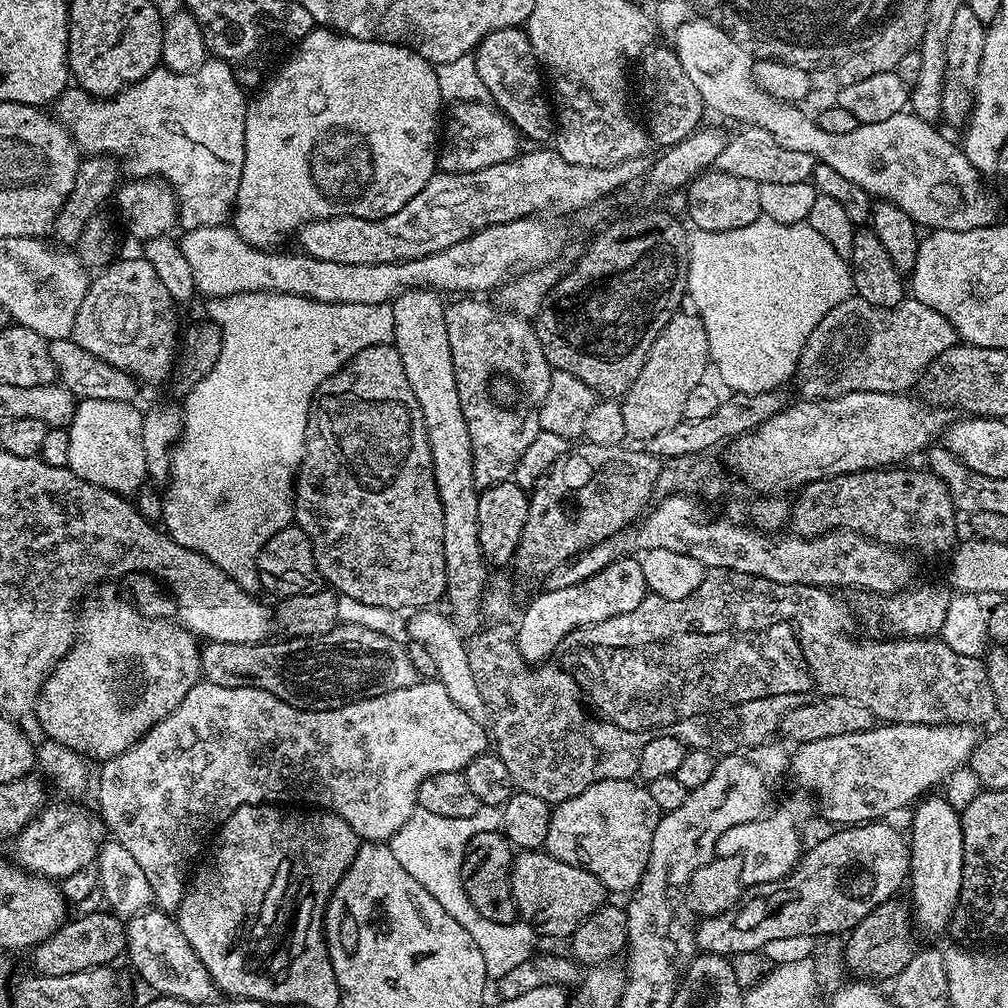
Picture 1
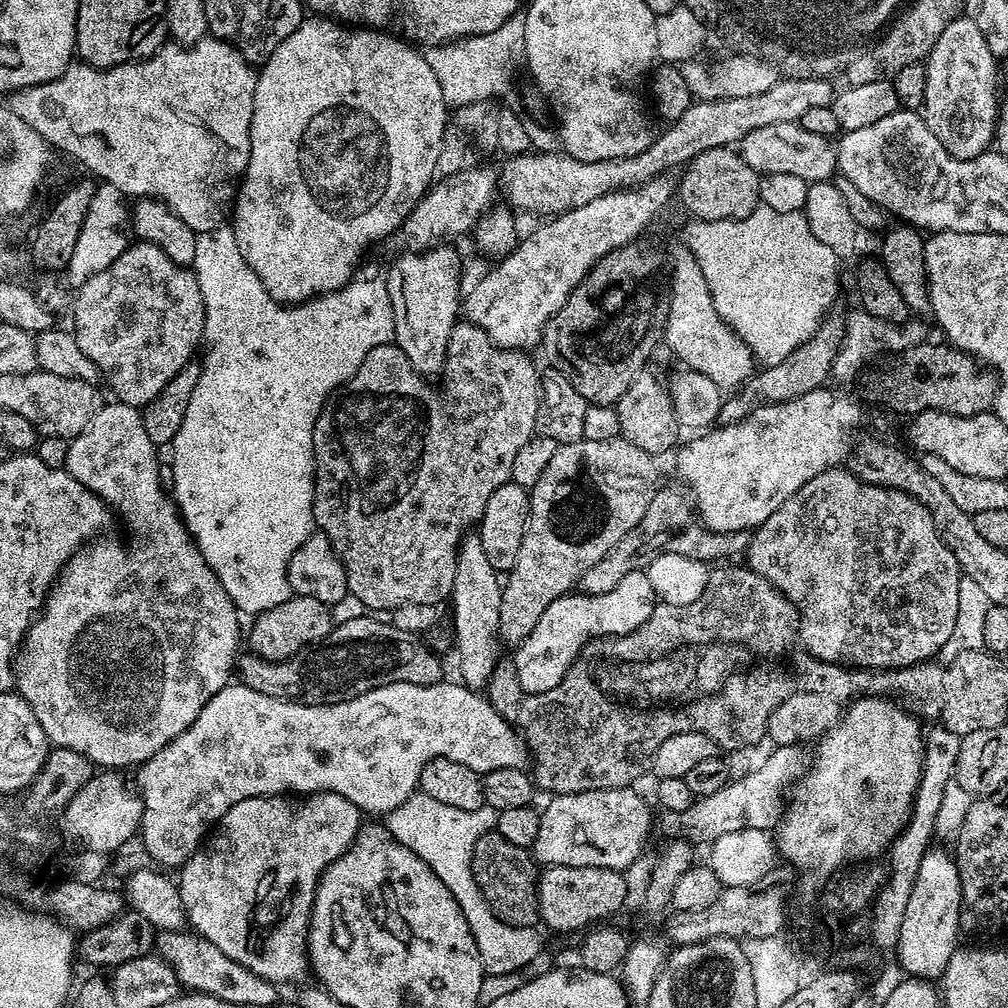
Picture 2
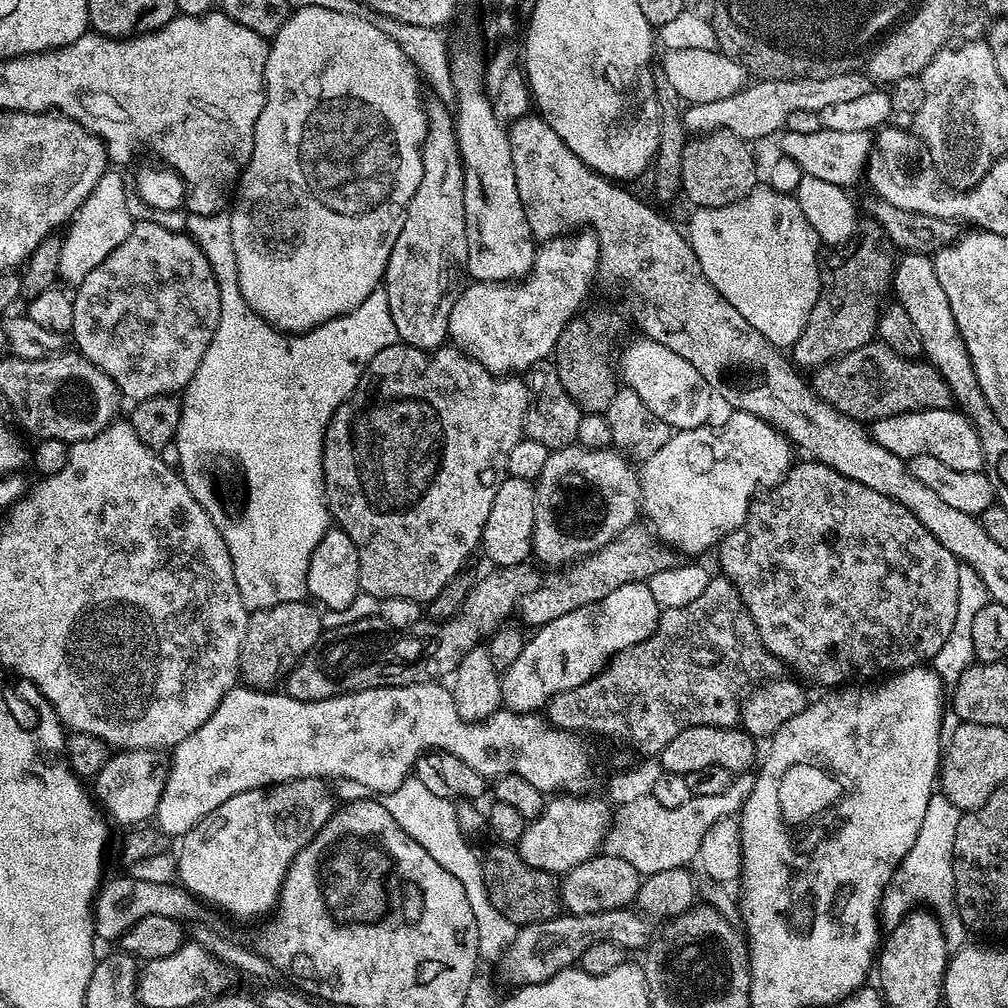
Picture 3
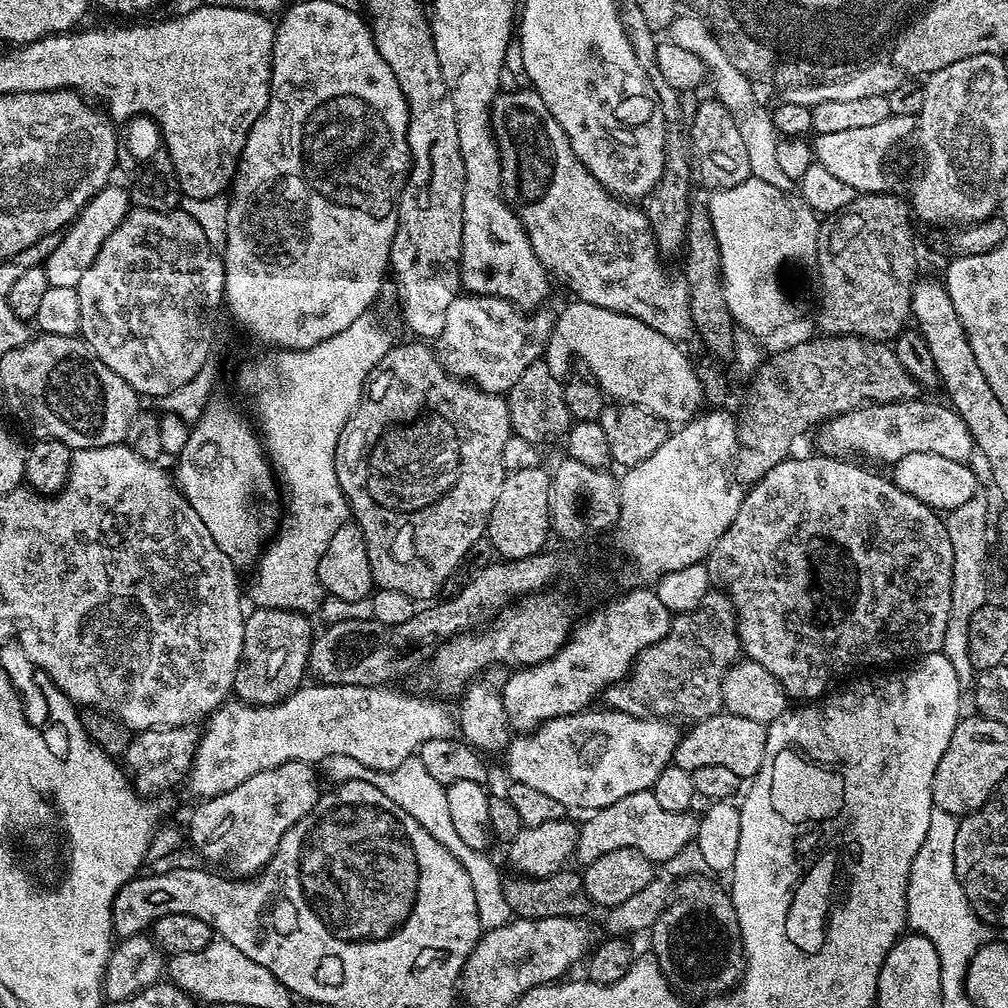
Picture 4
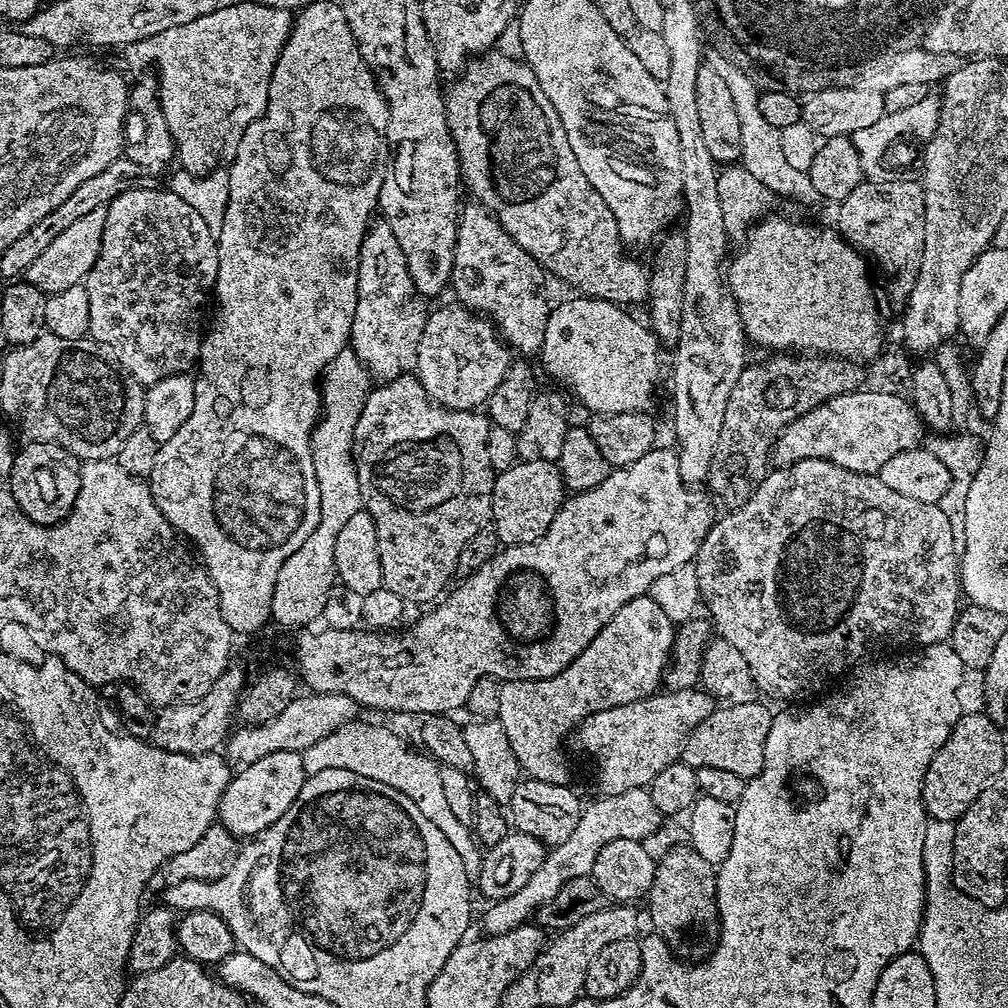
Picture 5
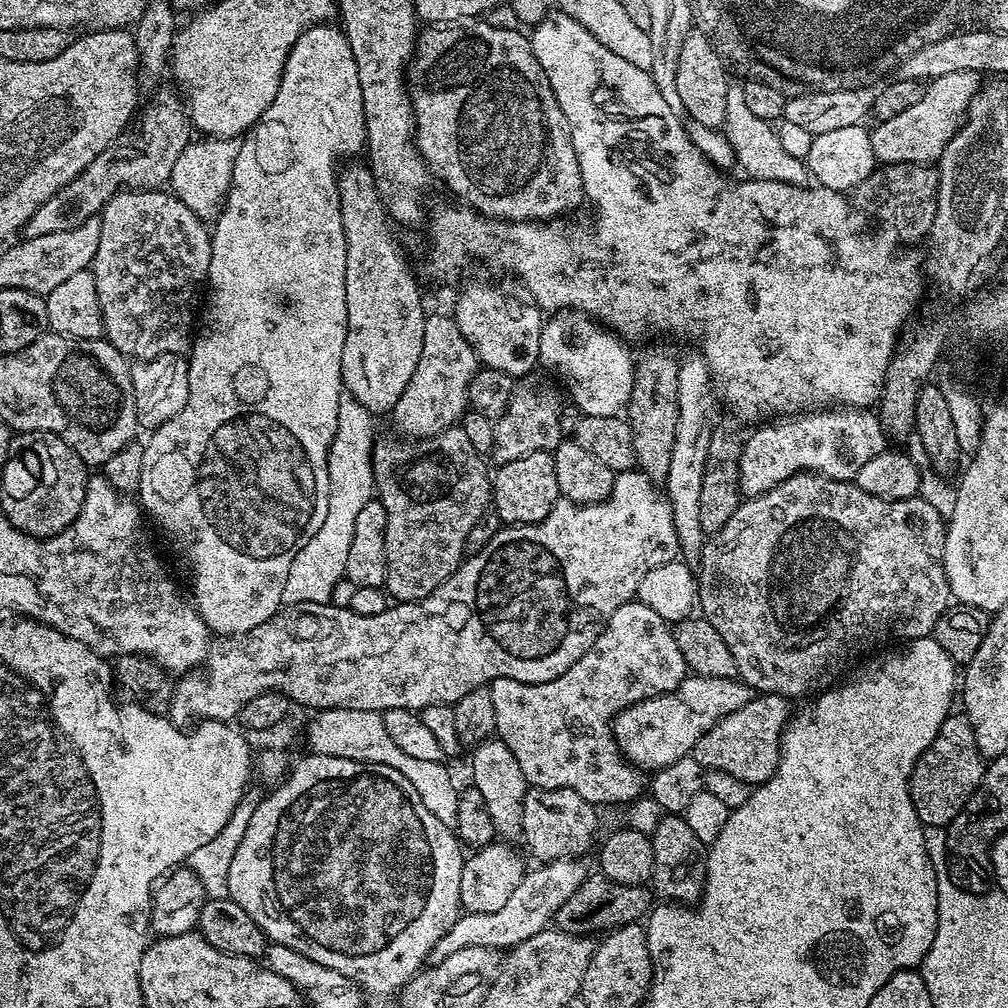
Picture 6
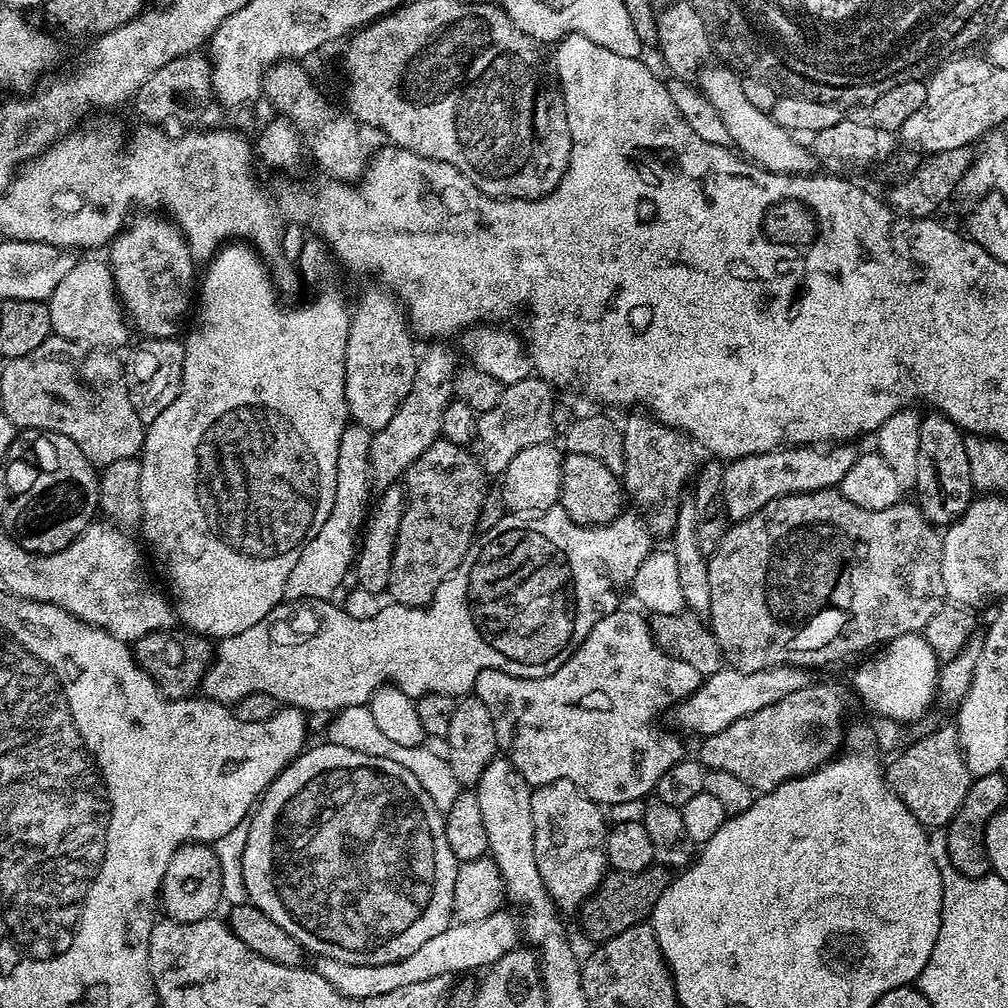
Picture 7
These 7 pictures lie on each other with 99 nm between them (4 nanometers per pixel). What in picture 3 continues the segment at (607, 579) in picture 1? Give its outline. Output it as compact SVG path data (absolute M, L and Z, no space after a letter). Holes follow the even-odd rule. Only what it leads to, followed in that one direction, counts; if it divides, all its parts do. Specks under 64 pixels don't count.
M641 582L618 586L618 590L613 590L611 594L606 594L606 598L590 606L570 610L570 614L562 614L562 618L554 618L554 622L539 625L533 631L536 633L525 639L522 654L515 659L512 666L502 672L500 685L504 699L503 707L513 712L539 713L548 701L558 694L574 690L574 686L582 686L582 682L598 675L608 665L608 661L619 652L650 638L658 626L661 611L658 602L654 602L654 594L650 594L647 583Z

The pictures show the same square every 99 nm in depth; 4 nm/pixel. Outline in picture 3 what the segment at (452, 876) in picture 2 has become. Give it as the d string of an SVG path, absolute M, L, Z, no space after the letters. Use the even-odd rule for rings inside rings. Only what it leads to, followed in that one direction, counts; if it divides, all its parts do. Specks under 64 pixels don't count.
M414 774L409 775L402 786L398 786L398 790L383 793L382 802L386 810L390 810L394 822L398 822L398 826L402 826L402 830L406 830L406 834L410 834L414 842L422 846L422 850L430 852L434 862L438 862L442 870L450 870L450 874L454 874L454 878L462 882L462 890L466 890L470 910L474 910L474 918L484 916L486 882L482 874L482 860L460 833L460 820L456 817L457 805L449 797L433 794Z

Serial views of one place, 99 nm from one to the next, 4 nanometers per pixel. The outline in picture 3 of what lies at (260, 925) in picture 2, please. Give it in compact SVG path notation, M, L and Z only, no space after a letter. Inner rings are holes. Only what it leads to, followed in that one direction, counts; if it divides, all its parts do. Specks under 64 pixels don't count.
M307 776L301 780L287 780L284 784L270 784L267 788L246 790L242 794L234 794L234 798L226 798L226 802L222 802L222 806L218 806L213 812L206 814L206 818L202 818L202 822L198 822L198 826L190 829L179 841L180 852L178 851L178 855L176 856L176 876L179 883L185 890L192 893L197 900L203 902L205 905L213 904L214 907L221 908L226 915L233 916L236 920L252 920L255 916L264 915L264 917L267 917L275 909L276 905L280 903L280 891L284 885L288 867L291 866L294 858L301 850L323 830L324 825L328 823L328 819L334 814L332 792L324 784L327 783L321 777Z

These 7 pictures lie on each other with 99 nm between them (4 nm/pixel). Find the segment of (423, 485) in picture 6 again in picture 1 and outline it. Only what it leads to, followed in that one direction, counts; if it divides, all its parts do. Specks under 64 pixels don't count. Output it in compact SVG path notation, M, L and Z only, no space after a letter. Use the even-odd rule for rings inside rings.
M456 298L445 307L446 314L446 338L450 338L450 354L454 358L454 378L458 382L458 398L462 398L462 410L466 418L466 426L470 430L470 442L472 443L472 461L474 462L474 482L477 489L489 488L491 484L502 484L512 480L514 470L518 466L518 458L526 451L526 446L534 442L534 438L540 433L540 407L546 402L546 390L550 390L550 374L553 368L548 365L546 354L542 354L542 342L538 342L538 334L535 327L525 317L505 310L495 303L487 304L484 298ZM371 344L369 348L358 353L345 368L340 368L333 376L326 378L322 386L318 386L308 411L304 461L300 464L294 485L294 524L304 531L306 538L310 538L310 546L314 550L314 562L318 566L323 583L341 596L349 595L350 598L377 610L383 608L419 610L435 605L435 600L439 596L441 599L447 593L446 554L442 550L442 502L438 498L438 486L434 482L430 442L426 434L422 410L418 406L418 398L414 398L414 390L410 390L410 382L406 382L406 374L402 370L402 358L392 344Z

